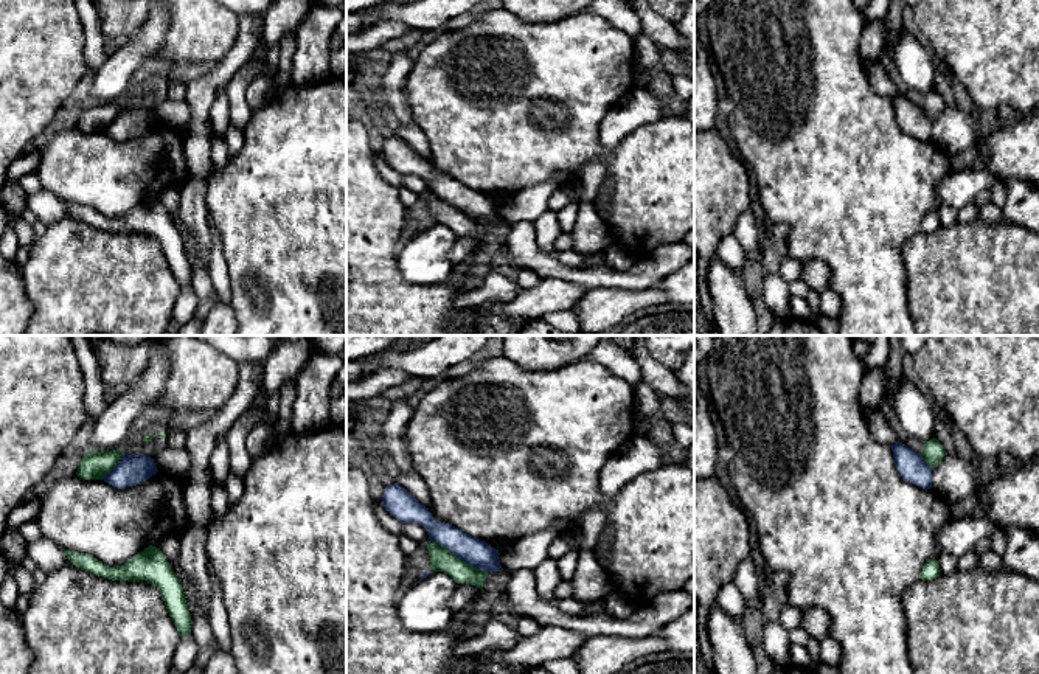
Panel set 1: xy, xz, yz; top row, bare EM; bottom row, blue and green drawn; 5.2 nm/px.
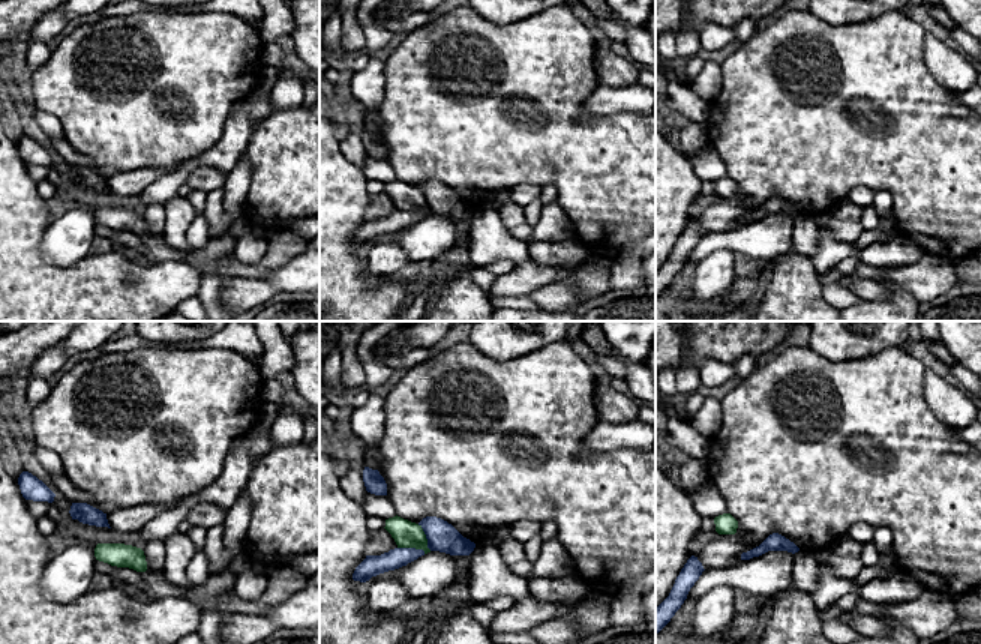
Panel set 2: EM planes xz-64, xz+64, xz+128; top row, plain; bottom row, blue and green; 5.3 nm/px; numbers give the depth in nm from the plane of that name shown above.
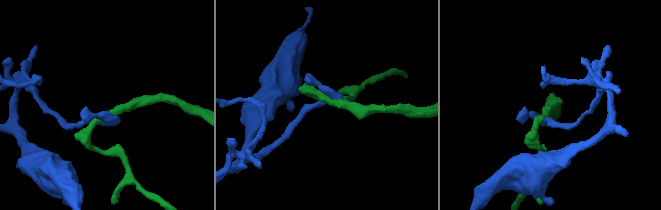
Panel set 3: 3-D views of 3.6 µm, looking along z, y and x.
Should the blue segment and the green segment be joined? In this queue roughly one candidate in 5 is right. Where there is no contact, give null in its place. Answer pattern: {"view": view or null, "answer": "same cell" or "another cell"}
{"view": "xz", "answer": "another cell"}

